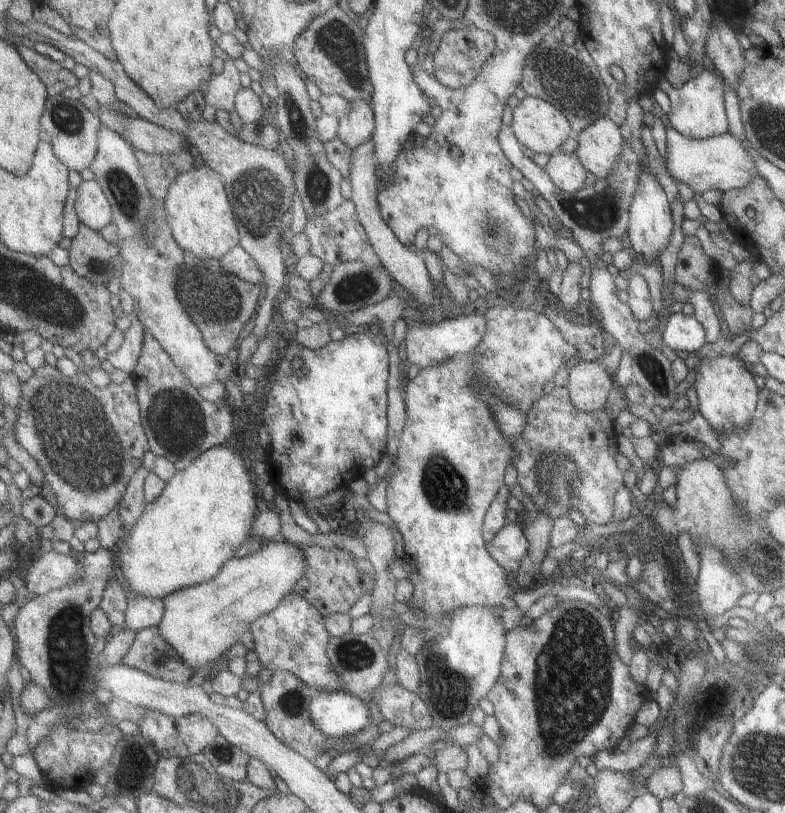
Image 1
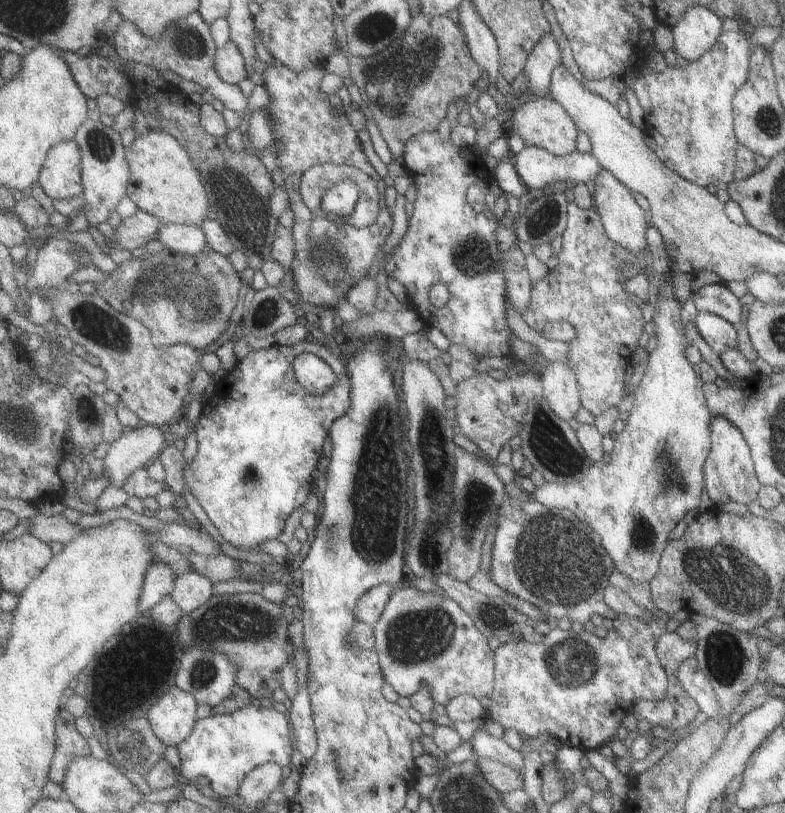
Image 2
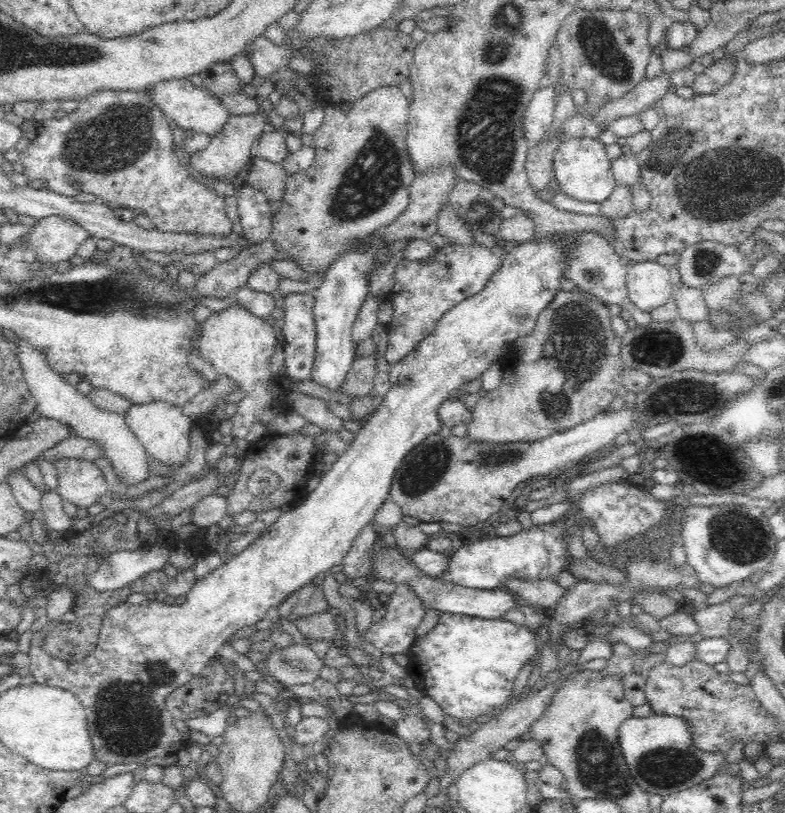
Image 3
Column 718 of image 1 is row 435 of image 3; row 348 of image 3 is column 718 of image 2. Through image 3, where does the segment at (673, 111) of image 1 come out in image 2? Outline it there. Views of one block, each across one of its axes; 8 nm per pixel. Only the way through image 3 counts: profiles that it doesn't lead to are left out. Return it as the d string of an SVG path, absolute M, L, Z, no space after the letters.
M687 6L671 27L672 50L676 56L691 61L699 58L717 40L721 19L701 6Z

